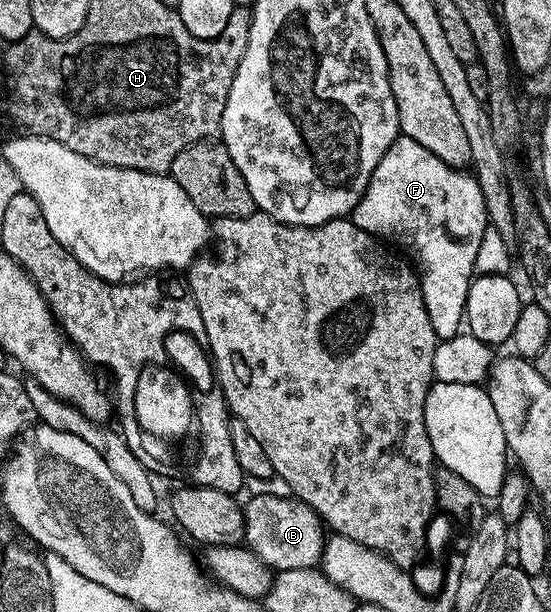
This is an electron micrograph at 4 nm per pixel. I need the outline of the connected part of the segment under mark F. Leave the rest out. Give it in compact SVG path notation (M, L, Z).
M399 134L388 153L380 157L380 165L376 165L360 201L354 207L352 218L357 227L375 239L407 251L405 254L412 260L422 284L428 321L432 321L432 329L439 340L459 334L464 327L466 294L476 275L476 253L480 250L480 240L484 238L488 226L484 195L475 176L469 170L449 167L440 161L440 157L436 157L436 153L428 153L420 141L412 141L408 136Z

